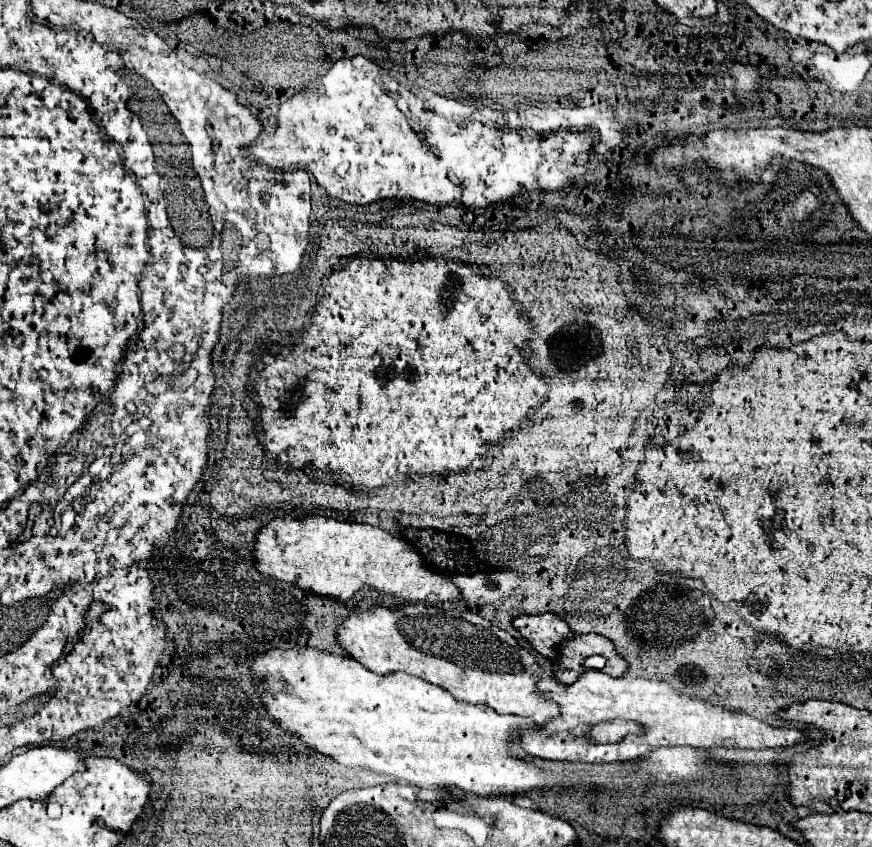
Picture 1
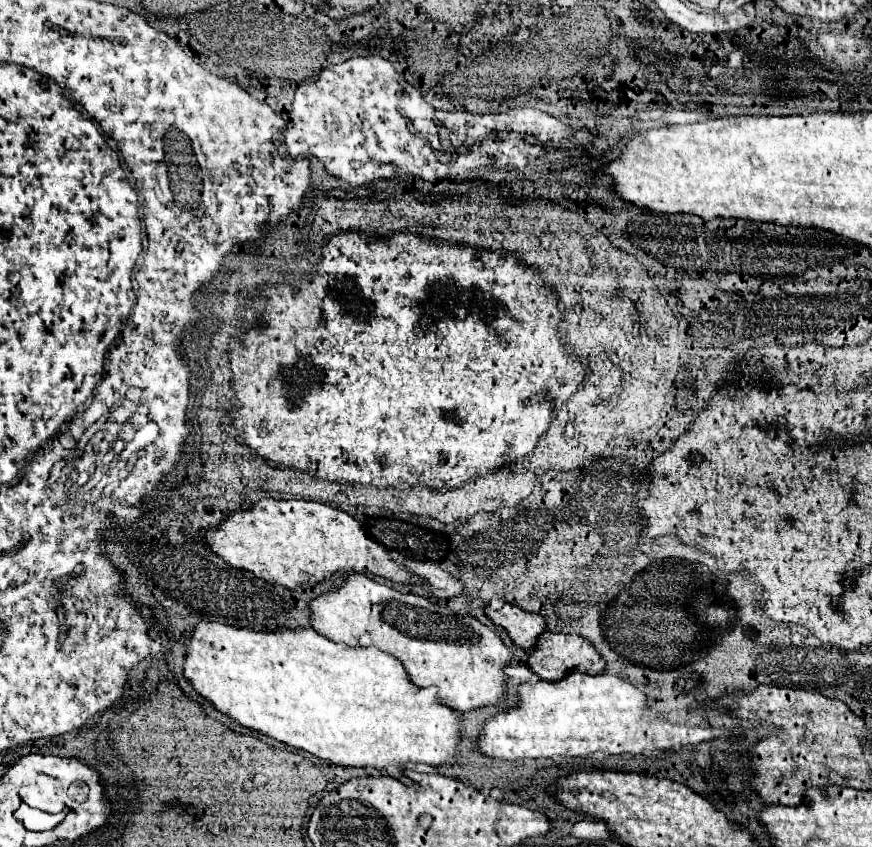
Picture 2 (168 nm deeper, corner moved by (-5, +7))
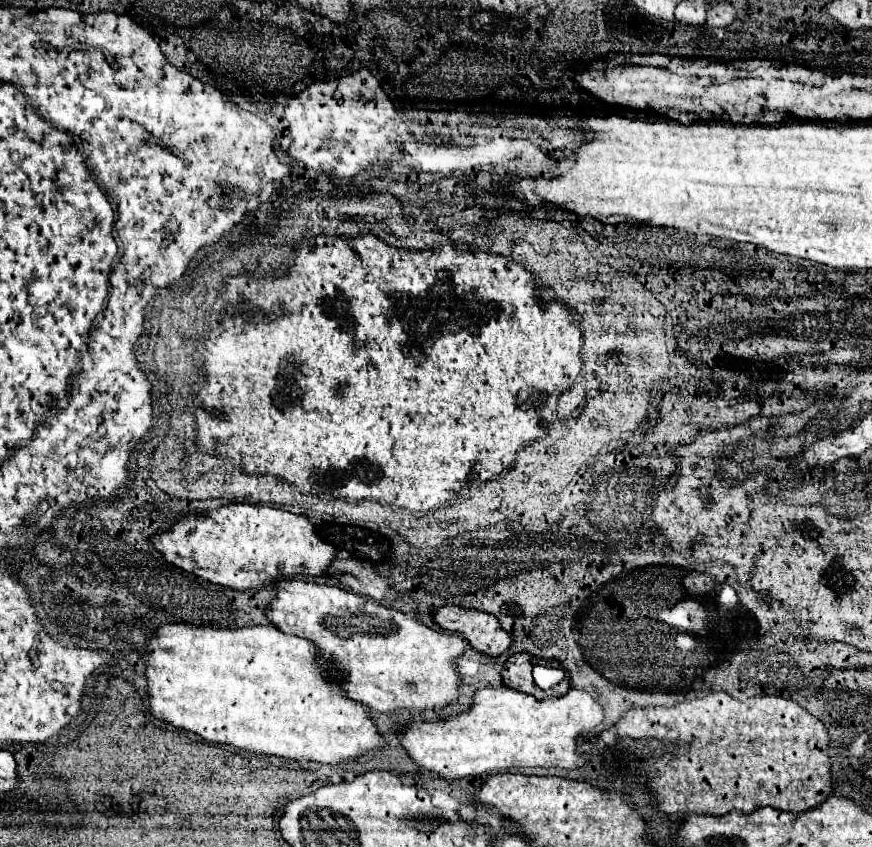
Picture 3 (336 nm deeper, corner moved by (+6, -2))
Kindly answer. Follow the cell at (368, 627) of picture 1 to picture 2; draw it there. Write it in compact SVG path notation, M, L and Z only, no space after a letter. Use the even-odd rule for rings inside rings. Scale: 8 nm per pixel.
M351 574L345 586L341 586L335 592L321 594L319 598L311 602L311 622L313 622L315 632L327 636L333 642L341 642L353 648L355 646L375 646L383 652L391 652L391 656L401 660L401 664L405 666L405 670L409 672L411 680L417 686L421 688L437 686L439 700L447 704L449 708L467 712L473 708L491 706L491 704L499 704L501 700L505 700L507 678L509 678L505 674L505 666L513 662L513 652L501 642L501 636L495 630L481 624L477 618L469 614L457 616L447 606L431 604L423 596L399 592L363 574Z

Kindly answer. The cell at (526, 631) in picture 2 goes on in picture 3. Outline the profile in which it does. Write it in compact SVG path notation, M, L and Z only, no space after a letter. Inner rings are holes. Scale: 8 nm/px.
M456 605L432 609L432 615L440 629L460 633L478 653L498 657L512 645L512 637L500 627L494 615Z

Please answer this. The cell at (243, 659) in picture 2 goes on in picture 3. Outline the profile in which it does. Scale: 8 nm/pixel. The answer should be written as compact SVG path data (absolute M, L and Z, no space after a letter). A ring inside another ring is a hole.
M164 623L146 645L146 653L144 677L150 715L178 729L192 731L202 739L228 743L260 755L328 765L350 761L360 753L384 745L382 735L368 717L368 707L346 699L340 683L330 681L324 667L316 663L318 649L314 643L294 635L284 635L272 625L214 629L188 623Z

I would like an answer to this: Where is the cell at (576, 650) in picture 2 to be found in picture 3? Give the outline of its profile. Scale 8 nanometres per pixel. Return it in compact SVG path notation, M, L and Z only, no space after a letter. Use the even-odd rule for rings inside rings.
M516 653L512 657L506 659L504 667L502 667L502 683L510 689L534 695L536 699L548 699L548 697L560 697L564 693L568 693L568 679L562 679L558 685L550 687L550 689L540 689L534 679L532 679L532 667L534 665L550 665L556 667L558 661L544 661L544 659L534 659L528 653Z

